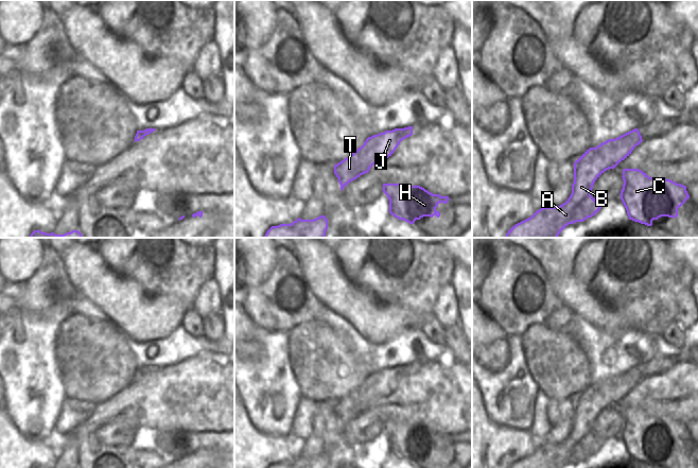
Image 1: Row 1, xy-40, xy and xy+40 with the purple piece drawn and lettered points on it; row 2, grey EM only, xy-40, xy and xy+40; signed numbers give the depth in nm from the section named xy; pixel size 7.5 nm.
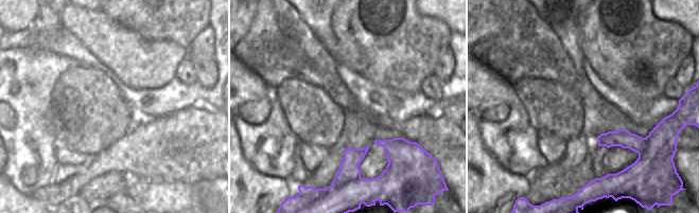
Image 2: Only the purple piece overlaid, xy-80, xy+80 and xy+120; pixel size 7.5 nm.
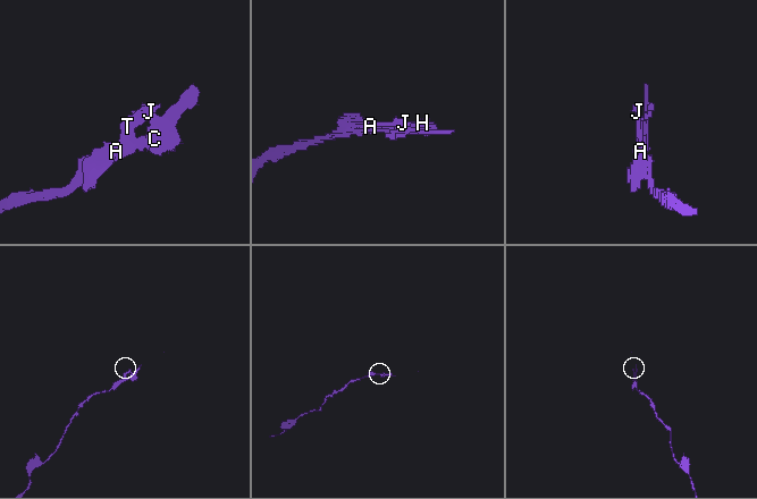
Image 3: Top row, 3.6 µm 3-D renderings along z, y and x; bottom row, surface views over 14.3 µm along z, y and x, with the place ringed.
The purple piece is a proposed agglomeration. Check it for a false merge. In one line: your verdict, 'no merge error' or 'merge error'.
no merge error

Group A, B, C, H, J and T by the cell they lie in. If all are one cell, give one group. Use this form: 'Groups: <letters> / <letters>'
Groups: A B C H J T

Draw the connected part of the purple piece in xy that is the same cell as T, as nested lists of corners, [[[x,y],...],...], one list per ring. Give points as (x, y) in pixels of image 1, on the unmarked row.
[[[413,364],[395,366],[368,375],[364,382],[350,394],[334,402],[334,412],[338,416],[341,428],[370,405],[394,392],[400,380],[413,372]]]

